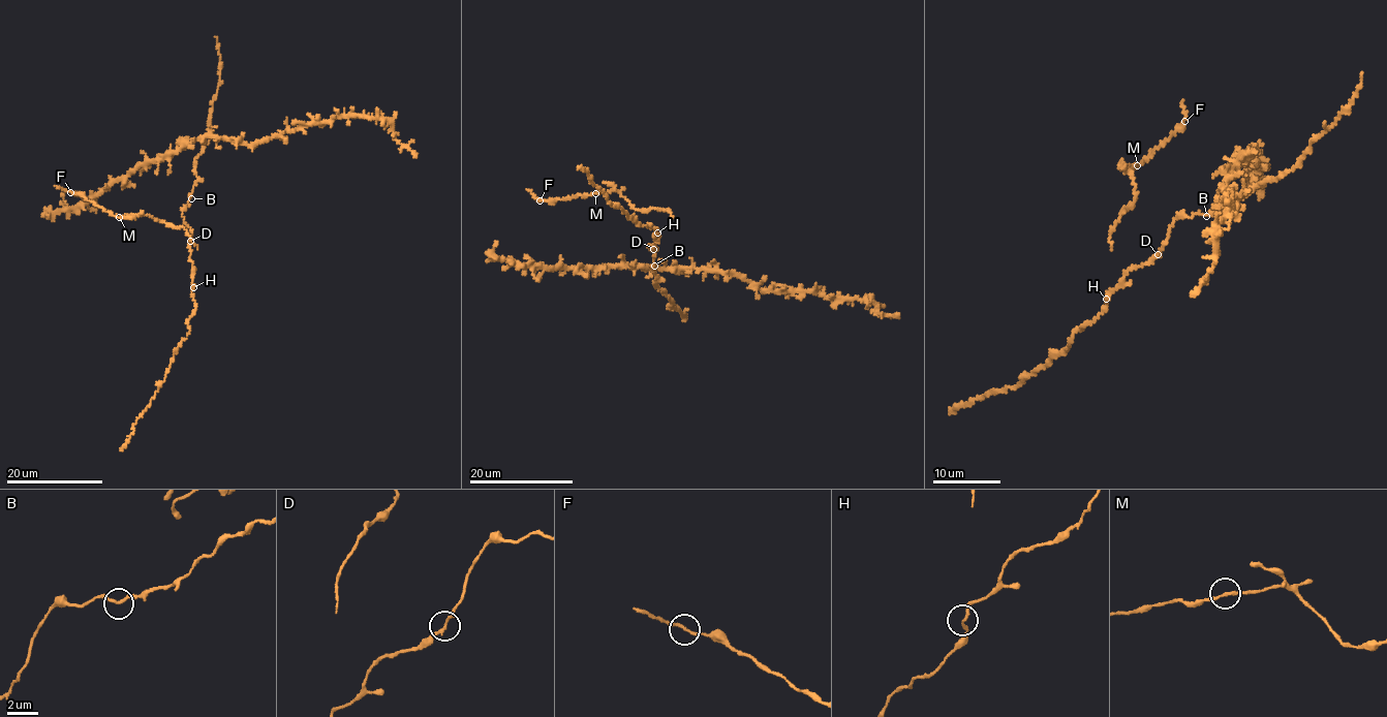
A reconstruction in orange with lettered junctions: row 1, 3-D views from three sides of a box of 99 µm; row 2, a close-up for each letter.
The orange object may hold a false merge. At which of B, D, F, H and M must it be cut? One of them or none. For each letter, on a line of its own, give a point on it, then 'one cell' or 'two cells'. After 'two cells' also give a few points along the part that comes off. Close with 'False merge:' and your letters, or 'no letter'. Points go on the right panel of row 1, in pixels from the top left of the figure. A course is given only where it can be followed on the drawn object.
B: place (1206, 216); one cell
D: place (1158, 254); one cell
F: place (1184, 121); one cell
H: place (1106, 299); one cell
M: place (1137, 165); one cell
False merge: no letter

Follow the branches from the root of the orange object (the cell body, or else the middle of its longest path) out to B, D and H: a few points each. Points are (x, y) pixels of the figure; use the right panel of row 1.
B: (1226, 210), (1219, 210), (1206, 216)
D: (1226, 210), (1179, 217), (1158, 254)
H: (1226, 210), (1179, 217), (1168, 232), (1160, 253), (1145, 265), (1133, 267), (1105, 300)

